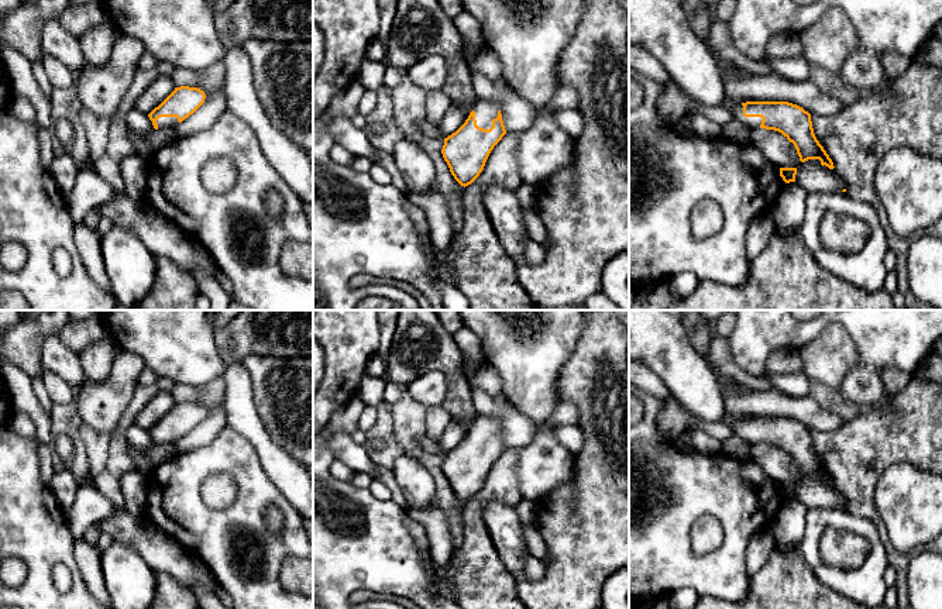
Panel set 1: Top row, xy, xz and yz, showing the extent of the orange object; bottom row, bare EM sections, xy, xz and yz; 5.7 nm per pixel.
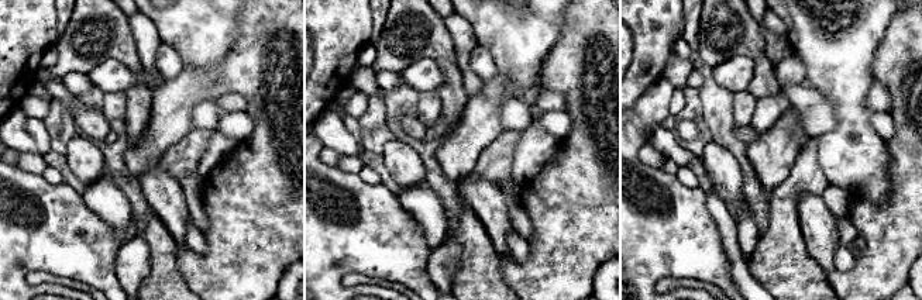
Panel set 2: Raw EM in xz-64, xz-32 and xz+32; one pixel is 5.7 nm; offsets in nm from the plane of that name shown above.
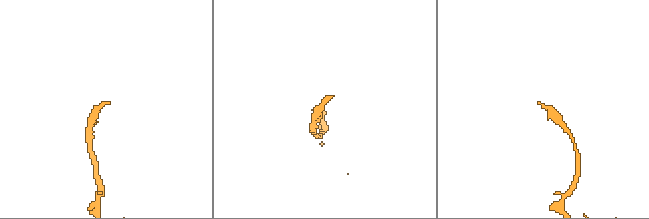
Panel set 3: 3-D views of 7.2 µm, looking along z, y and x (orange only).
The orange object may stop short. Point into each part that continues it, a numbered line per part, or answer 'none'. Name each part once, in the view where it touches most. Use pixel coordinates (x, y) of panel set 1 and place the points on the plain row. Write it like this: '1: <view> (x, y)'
1: xz (485, 426)

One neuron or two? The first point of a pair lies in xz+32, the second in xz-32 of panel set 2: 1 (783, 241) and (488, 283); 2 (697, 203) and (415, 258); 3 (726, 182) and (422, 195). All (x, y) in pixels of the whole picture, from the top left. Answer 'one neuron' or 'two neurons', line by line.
1: one neuron
2: one neuron
3: two neurons

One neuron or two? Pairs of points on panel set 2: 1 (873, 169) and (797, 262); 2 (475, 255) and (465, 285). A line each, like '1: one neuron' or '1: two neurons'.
1: two neurons
2: one neuron

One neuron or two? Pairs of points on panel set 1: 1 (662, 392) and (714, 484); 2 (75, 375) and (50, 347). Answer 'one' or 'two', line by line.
1: two
2: one

